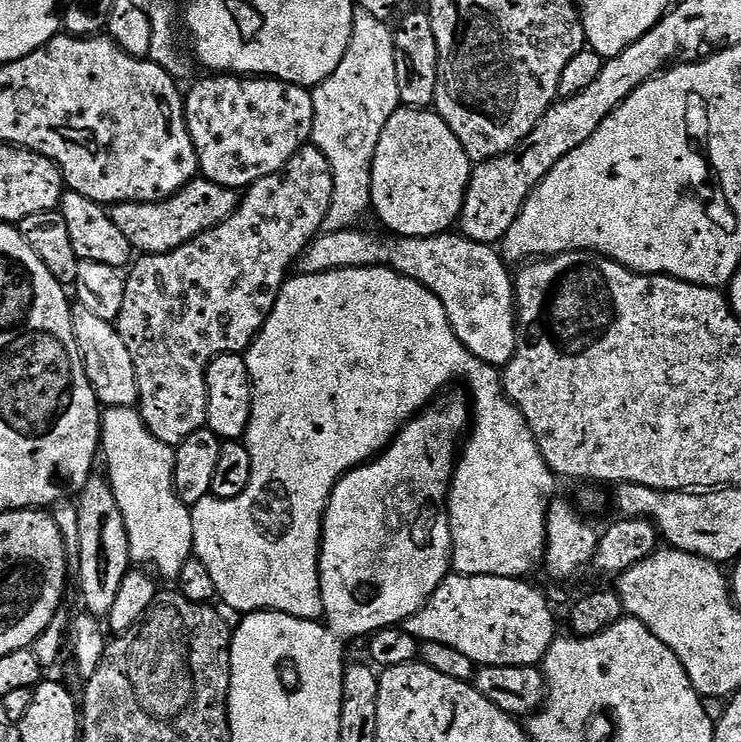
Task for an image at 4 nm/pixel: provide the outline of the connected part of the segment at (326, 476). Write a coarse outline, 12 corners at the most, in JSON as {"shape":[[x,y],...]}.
{"shape":[[393,268],[285,280],[250,486],[191,505],[239,614],[320,620],[334,486],[456,379],[452,568],[531,577],[557,477]]}

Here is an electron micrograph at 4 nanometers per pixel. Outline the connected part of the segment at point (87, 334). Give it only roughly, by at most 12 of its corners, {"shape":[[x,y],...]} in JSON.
{"shape":[[72,304],[84,369],[104,408],[140,398],[115,323]]}

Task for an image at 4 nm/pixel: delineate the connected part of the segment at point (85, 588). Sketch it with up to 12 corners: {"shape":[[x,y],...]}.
{"shape":[[114,490],[78,493],[80,596],[106,618],[130,570]]}

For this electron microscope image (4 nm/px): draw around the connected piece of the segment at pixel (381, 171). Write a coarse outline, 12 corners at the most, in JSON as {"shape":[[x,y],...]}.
{"shape":[[401,106],[372,159],[389,233],[440,236],[473,167],[435,110]]}

